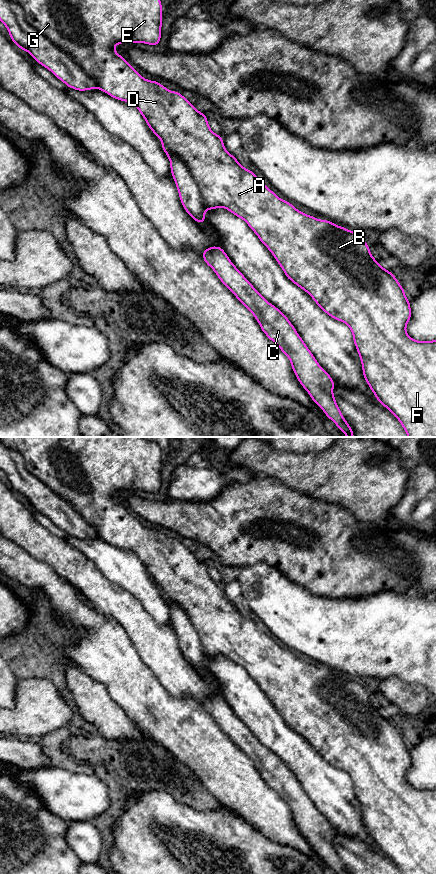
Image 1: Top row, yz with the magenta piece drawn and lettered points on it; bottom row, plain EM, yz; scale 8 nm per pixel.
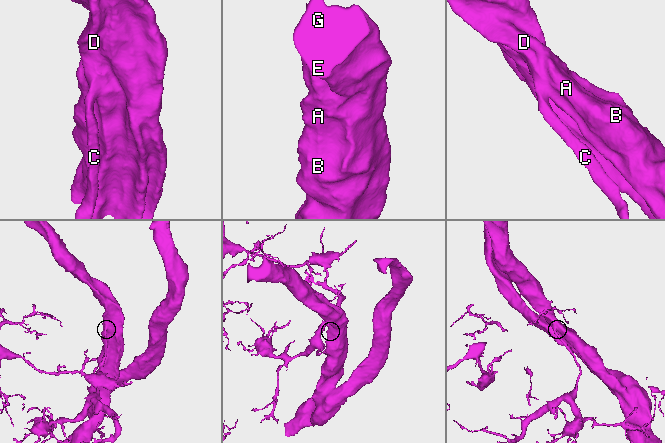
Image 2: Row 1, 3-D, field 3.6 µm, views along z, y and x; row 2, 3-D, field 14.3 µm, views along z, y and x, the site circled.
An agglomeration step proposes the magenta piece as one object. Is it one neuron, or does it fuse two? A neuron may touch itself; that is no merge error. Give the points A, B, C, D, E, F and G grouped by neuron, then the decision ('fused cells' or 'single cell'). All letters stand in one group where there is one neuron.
A B C D E F G; single cell

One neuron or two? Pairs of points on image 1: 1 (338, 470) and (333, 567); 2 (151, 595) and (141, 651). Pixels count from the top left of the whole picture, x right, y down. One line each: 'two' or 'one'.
1: two
2: two

